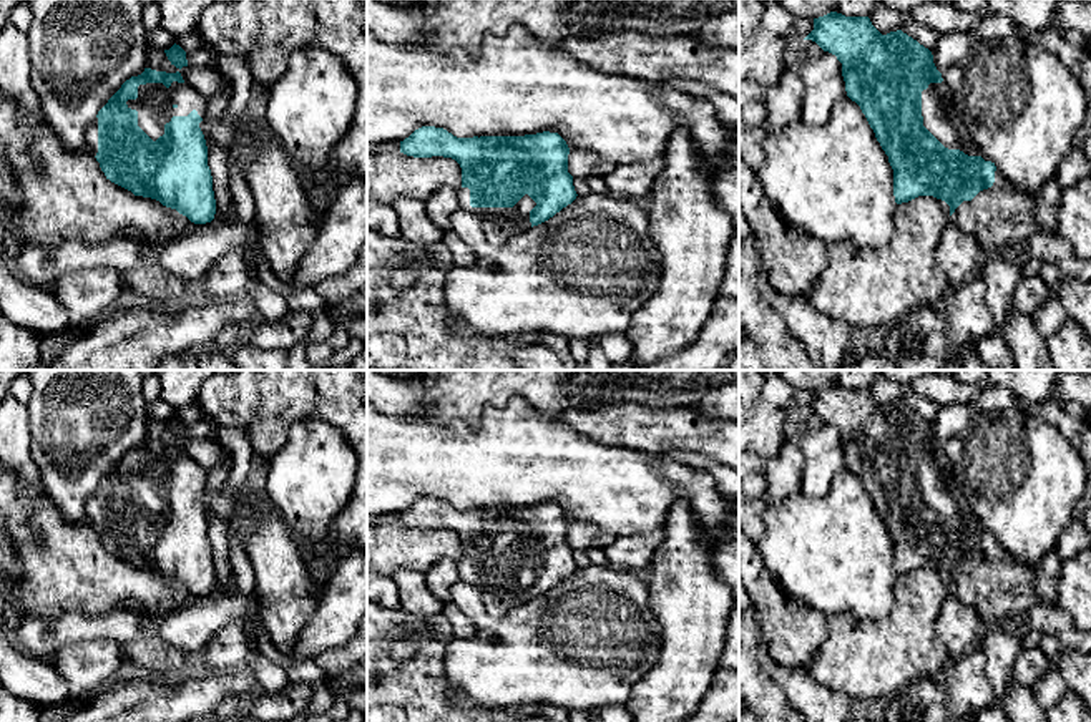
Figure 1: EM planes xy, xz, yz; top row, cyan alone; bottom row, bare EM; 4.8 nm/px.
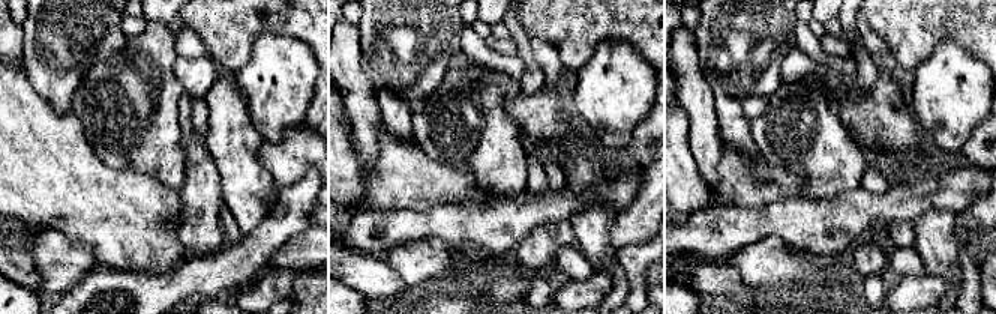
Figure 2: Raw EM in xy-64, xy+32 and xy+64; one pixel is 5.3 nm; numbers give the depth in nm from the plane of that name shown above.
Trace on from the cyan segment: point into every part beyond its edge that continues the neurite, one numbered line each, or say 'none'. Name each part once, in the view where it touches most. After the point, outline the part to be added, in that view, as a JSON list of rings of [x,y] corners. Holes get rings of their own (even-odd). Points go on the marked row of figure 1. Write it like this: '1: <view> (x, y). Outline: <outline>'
1: xy (155, 102). Outline: [[[173,81],[169,88],[163,83],[146,83],[138,86],[138,98],[128,100],[126,105],[138,111],[138,126],[156,141],[173,116],[188,116],[196,110],[204,118],[208,98],[188,83]]]

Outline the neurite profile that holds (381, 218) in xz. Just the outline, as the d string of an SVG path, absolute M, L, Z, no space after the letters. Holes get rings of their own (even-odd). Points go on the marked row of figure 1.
M367 198L367 229L385 237L400 236L399 217L392 204Z

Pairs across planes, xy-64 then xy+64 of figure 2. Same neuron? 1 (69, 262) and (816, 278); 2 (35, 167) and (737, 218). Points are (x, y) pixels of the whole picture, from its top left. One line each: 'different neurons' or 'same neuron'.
1: same neuron
2: different neurons

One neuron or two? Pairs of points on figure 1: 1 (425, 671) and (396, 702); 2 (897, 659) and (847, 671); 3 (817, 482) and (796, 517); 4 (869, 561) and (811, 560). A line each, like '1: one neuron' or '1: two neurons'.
1: one neuron
2: one neuron
3: two neurons
4: one neuron

